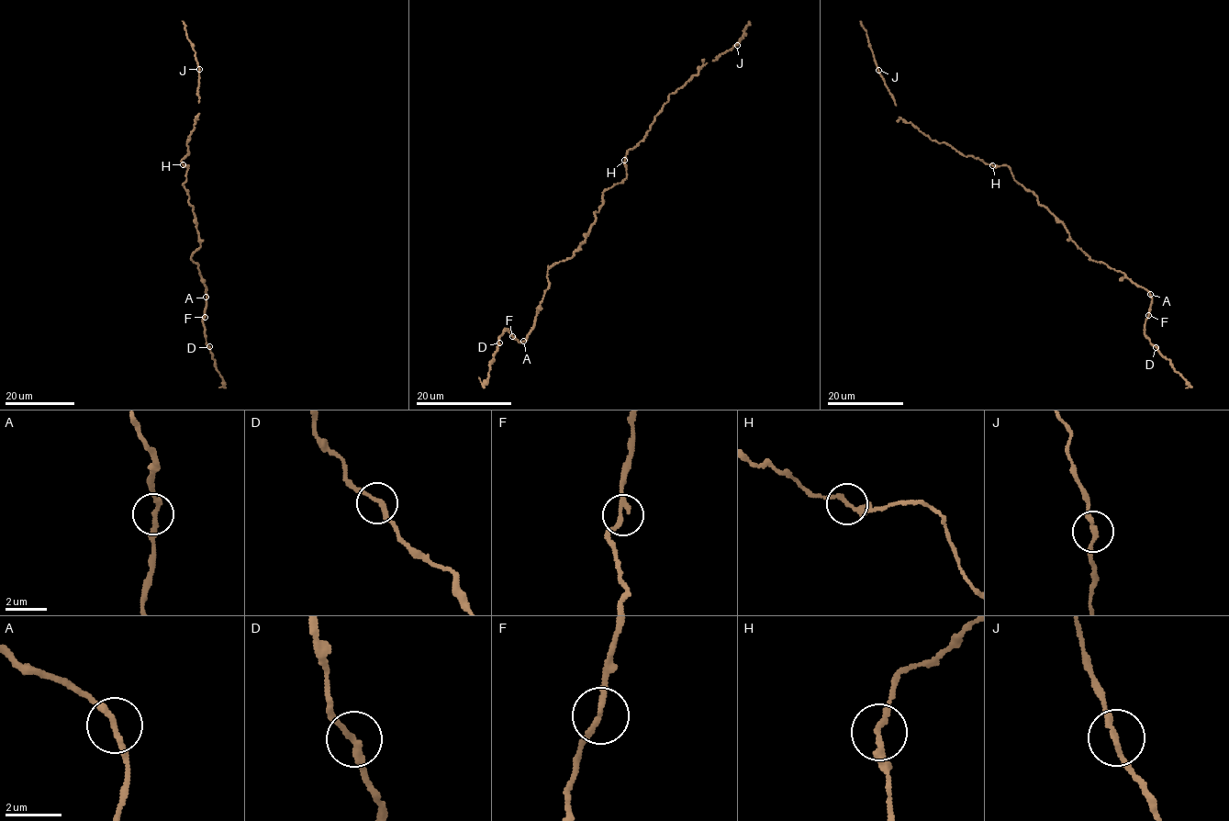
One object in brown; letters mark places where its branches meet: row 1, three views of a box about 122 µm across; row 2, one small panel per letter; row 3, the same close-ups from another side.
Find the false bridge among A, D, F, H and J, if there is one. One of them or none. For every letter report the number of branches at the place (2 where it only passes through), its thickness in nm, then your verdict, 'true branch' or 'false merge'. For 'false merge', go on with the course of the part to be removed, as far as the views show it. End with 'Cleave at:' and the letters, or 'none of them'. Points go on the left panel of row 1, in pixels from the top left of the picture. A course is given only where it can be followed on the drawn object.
A: branches 2; calibre 200 nm; true branch
D: branches 2; calibre 200 nm; true branch
F: branches 2; calibre 200 nm; true branch
H: branches 2; calibre 200 nm; true branch
J: branches 2; calibre 200 nm; true branch
Cleave at: none of them

